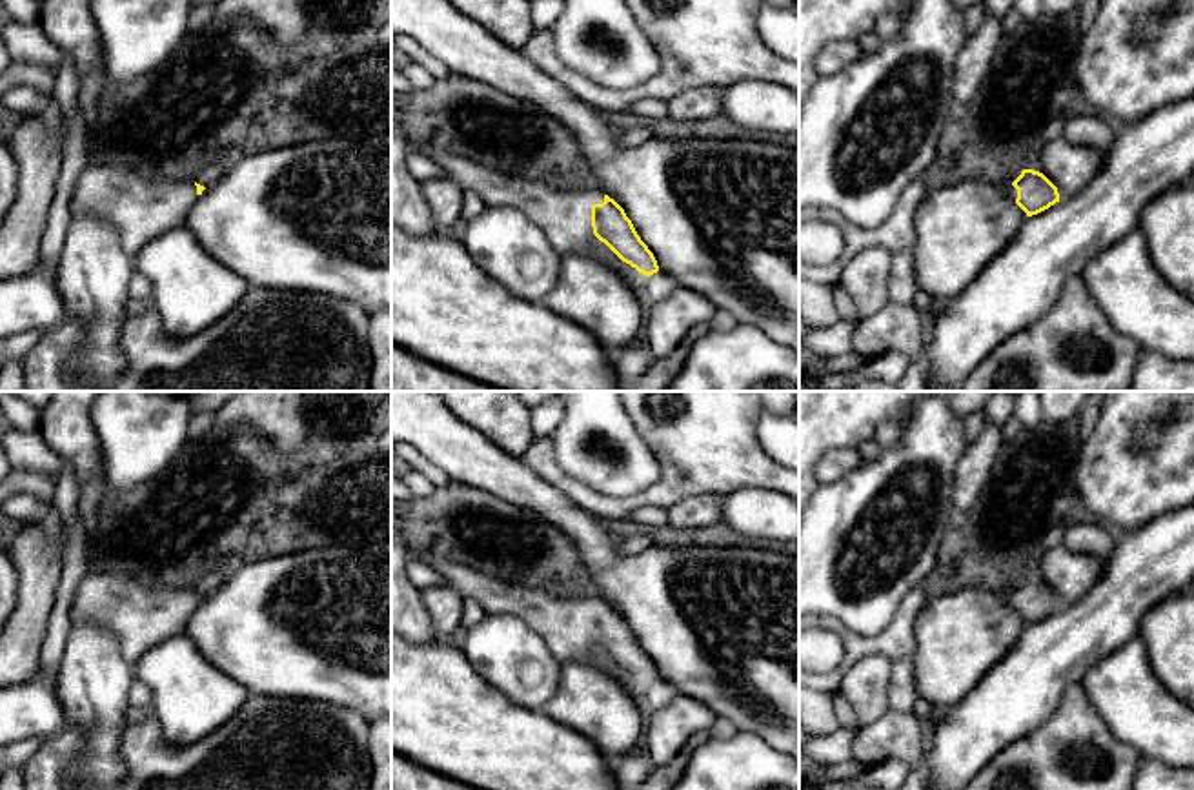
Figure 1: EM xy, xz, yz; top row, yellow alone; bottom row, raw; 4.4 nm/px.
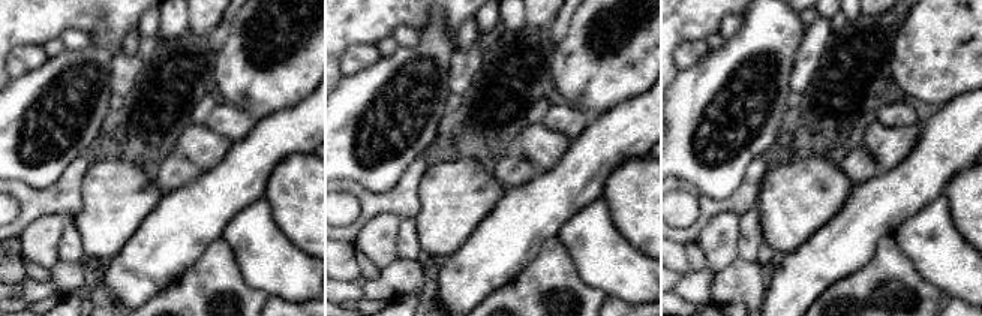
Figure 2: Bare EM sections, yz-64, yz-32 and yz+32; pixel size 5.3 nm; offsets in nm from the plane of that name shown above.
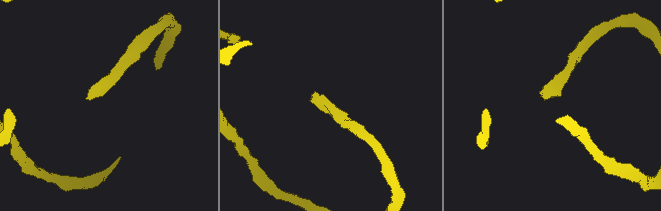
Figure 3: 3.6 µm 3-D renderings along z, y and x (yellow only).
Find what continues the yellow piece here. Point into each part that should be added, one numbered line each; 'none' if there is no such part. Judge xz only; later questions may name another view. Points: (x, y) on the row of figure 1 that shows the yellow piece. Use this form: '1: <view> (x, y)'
1: xz (565, 217)

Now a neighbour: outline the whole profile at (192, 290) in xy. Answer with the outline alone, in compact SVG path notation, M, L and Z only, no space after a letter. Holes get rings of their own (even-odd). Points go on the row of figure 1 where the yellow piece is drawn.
M182 224L146 244L133 269L153 286L151 304L178 339L202 333L226 317L249 284L213 258Z

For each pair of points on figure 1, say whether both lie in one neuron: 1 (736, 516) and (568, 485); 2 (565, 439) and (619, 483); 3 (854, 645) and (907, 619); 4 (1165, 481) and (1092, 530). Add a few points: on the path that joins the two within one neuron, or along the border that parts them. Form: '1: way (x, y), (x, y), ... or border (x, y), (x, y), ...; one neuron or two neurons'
1: border (765, 486), (738, 486), (721, 494); two neurons
2: way (577, 452), (607, 470); one neuron
3: way (867, 645), (881, 645), (894, 632); one neuron
4: border (1089, 517), (1105, 523), (1118, 534); two neurons

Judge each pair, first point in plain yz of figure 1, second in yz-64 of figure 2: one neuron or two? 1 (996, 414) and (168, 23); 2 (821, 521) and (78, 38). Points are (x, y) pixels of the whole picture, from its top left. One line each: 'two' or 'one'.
1: two
2: two

